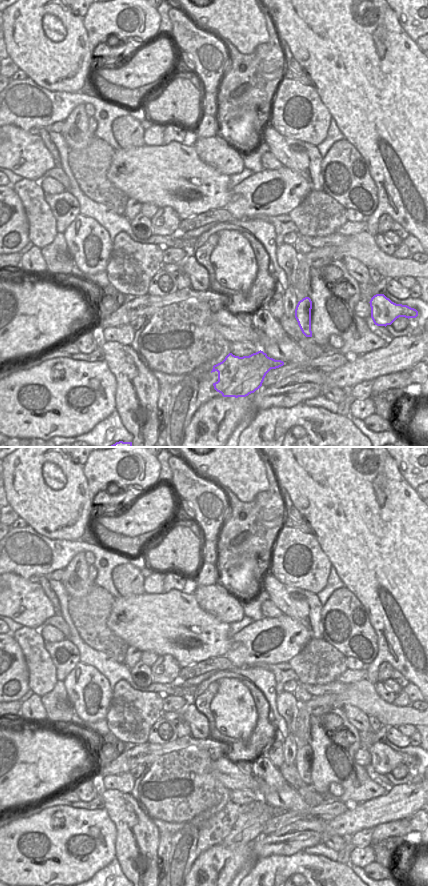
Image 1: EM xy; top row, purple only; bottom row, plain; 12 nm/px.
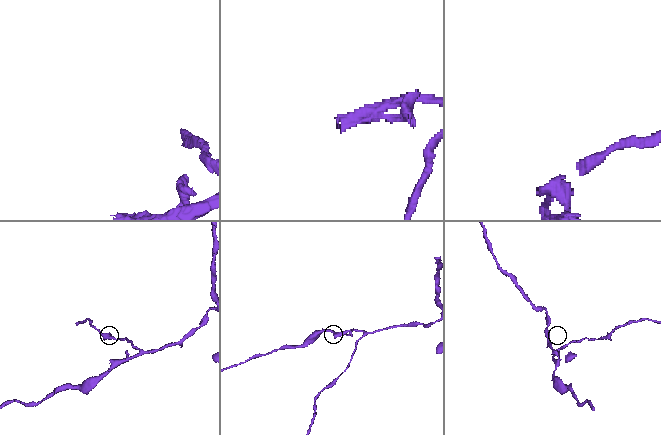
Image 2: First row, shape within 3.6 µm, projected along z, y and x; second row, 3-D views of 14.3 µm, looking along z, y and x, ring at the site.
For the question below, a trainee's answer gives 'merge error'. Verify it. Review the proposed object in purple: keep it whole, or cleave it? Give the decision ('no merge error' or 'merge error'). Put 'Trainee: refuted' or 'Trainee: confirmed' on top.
Trainee: refuted
no merge error

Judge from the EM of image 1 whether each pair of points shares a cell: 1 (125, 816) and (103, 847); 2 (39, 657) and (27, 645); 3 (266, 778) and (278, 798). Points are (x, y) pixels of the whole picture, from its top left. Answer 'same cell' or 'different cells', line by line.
1: different cells
2: same cell
3: same cell

